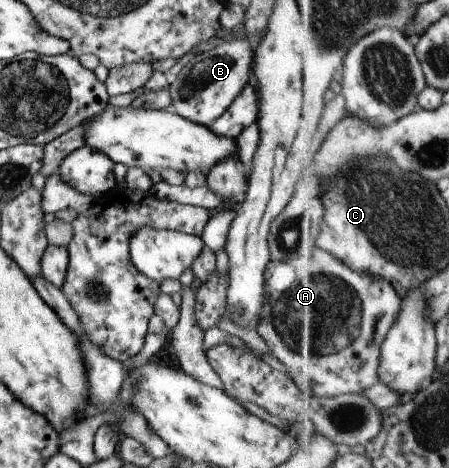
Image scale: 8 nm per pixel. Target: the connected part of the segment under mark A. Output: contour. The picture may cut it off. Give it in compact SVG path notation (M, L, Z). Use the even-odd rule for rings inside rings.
M317 246L312 252L296 253L291 259L269 262L266 269L265 298L263 298L262 310L260 311L261 316L259 316L259 321L256 322L256 331L265 340L269 350L277 357L277 360L281 361L288 377L307 395L313 390L316 396L337 398L347 393L366 393L371 386L375 386L377 382L382 381L382 375L379 374L382 366L382 348L386 344L387 338L390 337L391 330L395 328L395 322L399 320L402 312L403 297L398 290L395 290L395 286L391 282L387 282L385 278L379 278L379 276L363 274L363 271L347 266L347 263L343 262L338 255Z

